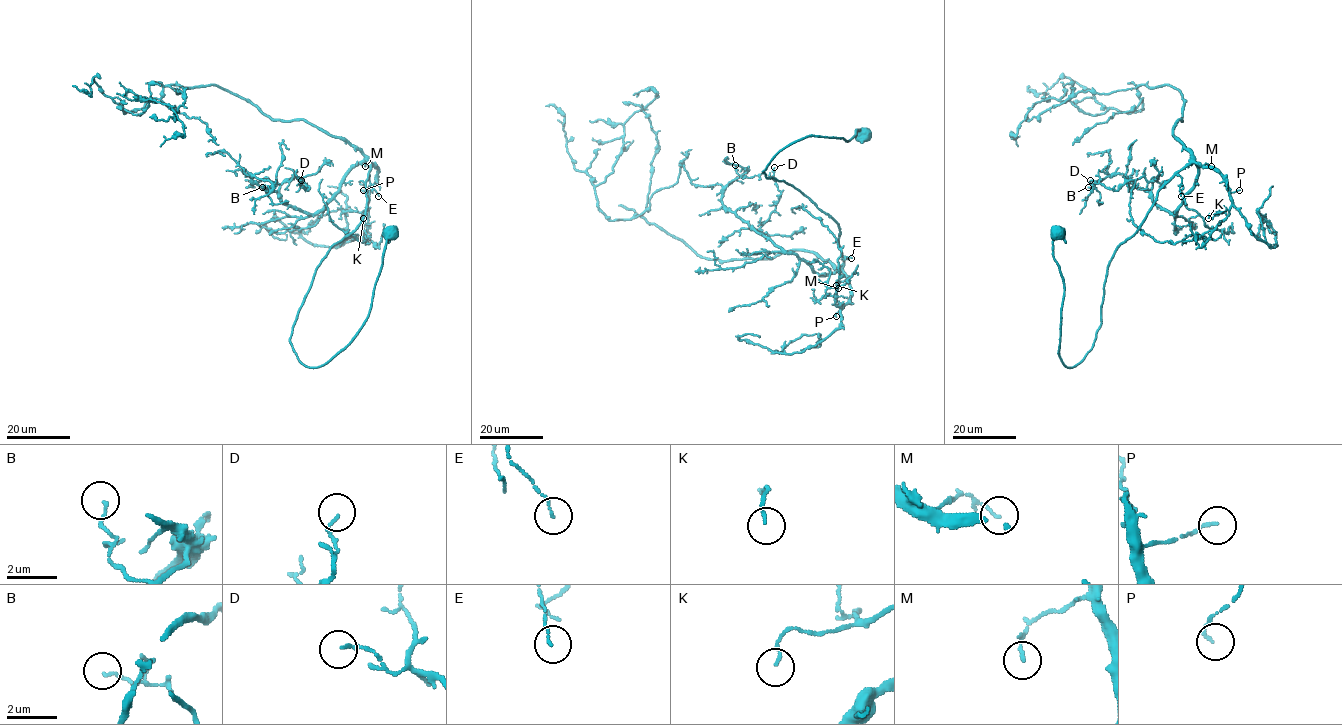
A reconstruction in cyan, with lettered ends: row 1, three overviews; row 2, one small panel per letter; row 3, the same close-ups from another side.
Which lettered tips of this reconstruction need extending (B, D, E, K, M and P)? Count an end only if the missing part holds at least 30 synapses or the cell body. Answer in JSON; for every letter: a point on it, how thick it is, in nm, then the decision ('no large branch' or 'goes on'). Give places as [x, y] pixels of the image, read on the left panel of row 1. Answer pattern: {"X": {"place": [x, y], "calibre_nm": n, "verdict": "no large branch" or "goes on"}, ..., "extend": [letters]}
{"B": {"place": [262, 187], "calibre_nm": 90, "verdict": "no large branch"}, "D": {"place": [301, 180], "calibre_nm": 120, "verdict": "no large branch"}, "E": {"place": [378, 196], "calibre_nm": 80, "verdict": "no large branch"}, "K": {"place": [363, 218], "calibre_nm": 110, "verdict": "no large branch"}, "M": {"place": [365, 166], "calibre_nm": 100, "verdict": "no large branch"}, "P": {"place": [363, 190], "calibre_nm": 110, "verdict": "no large branch"}, "extend": []}

